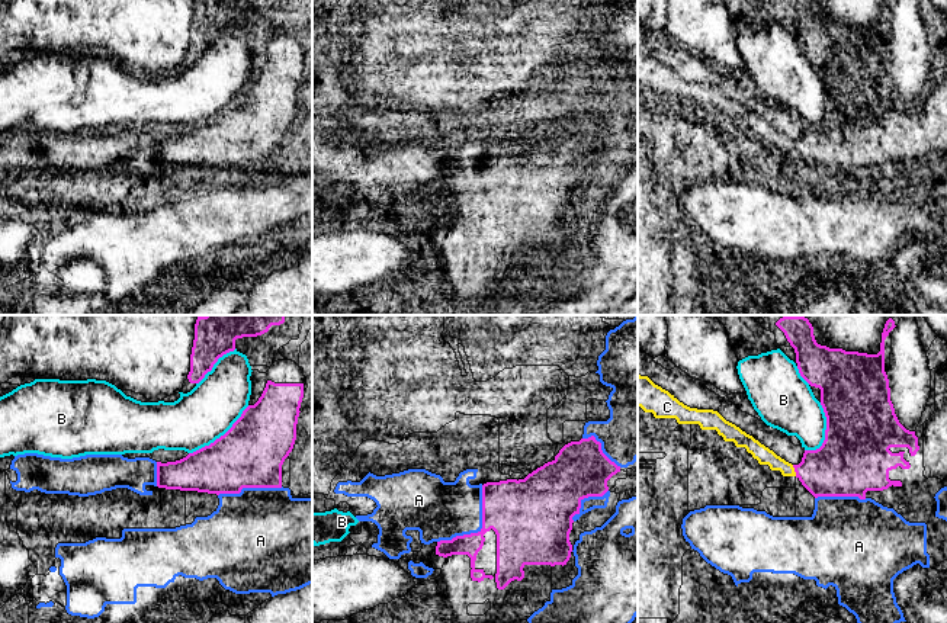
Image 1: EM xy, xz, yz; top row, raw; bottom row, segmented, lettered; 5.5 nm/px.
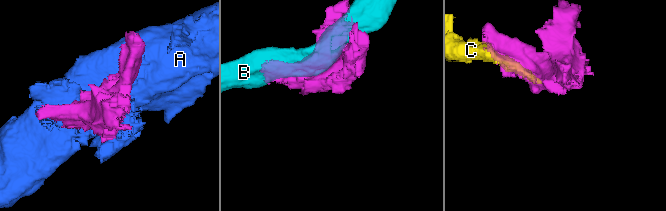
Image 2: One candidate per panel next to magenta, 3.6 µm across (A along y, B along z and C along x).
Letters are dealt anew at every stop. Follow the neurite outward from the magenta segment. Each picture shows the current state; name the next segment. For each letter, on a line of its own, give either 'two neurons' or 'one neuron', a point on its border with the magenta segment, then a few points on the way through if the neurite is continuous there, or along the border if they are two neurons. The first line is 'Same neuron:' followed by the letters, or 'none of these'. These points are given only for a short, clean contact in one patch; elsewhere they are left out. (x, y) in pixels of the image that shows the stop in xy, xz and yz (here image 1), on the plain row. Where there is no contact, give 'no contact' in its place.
Same neuron: C
A: two neurons; contact xz (481, 204)
B: two neurons; contact xy (221, 111)
C: one neuron; contact yz (795, 145)

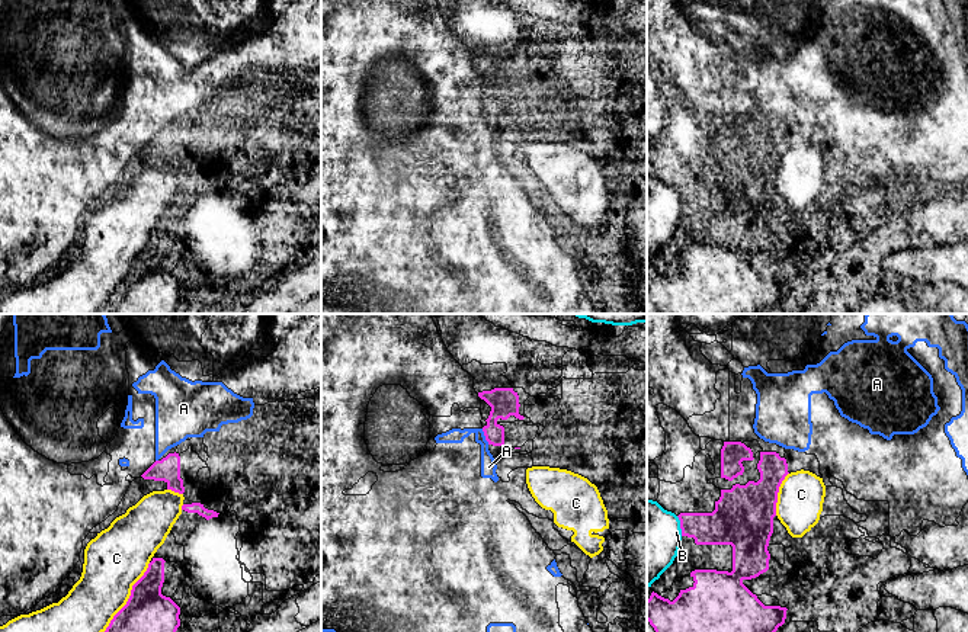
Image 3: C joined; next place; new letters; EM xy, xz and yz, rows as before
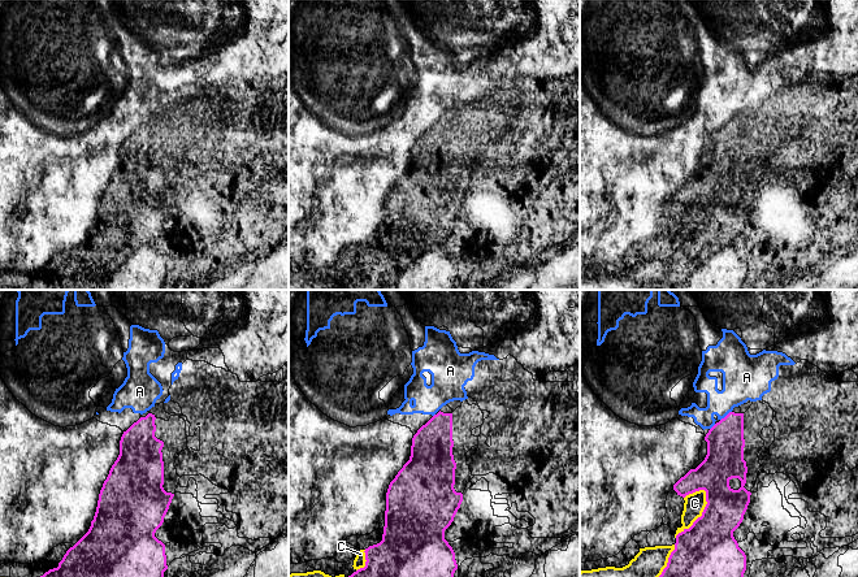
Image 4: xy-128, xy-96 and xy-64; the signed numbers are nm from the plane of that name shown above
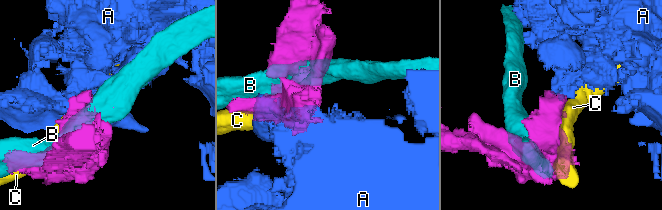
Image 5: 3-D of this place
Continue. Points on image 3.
Same neuron: none of these
A: two neurons; contact xz (484, 109); border xz (481, 103), (489, 118)
B: two neurons; contact yz (680, 201)
C: two neurons; contact xy (128, 275)

